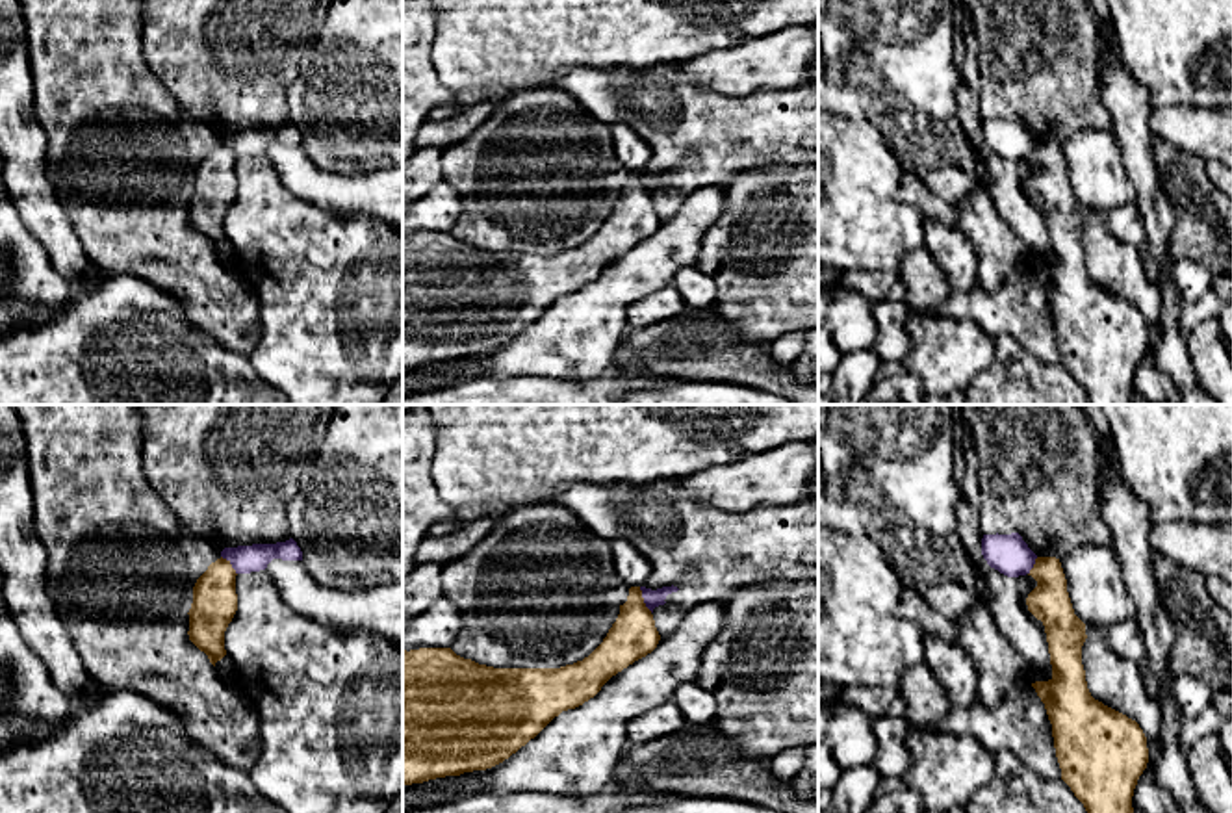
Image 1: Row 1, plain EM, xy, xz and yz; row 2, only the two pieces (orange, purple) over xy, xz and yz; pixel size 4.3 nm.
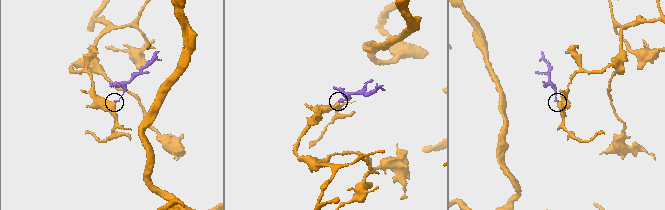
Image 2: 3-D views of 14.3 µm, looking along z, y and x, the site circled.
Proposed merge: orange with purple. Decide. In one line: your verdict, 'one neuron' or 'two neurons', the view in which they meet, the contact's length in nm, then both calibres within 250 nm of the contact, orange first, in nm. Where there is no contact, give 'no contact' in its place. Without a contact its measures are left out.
two neurons; contact in xz; length 130 nm; calibres 200 and 80 nm

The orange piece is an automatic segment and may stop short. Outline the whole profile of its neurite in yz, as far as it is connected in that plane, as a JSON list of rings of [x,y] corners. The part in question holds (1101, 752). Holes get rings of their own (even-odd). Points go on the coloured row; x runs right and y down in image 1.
[[[1037,557],[1028,575],[1037,581],[1037,587],[1028,594],[1026,605],[1045,626],[1052,665],[1052,678],[1035,681],[1032,687],[1052,724],[1061,780],[1087,813],[1134,813],[1134,789],[1149,763],[1147,737],[1136,720],[1095,700],[1087,689],[1082,665],[1085,624],[1074,614],[1059,559]]]

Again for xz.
[[[631,587],[603,642],[583,661],[560,668],[494,668],[451,648],[403,650],[403,787],[503,763],[562,711],[583,705],[612,676],[651,653],[659,640],[640,587]]]

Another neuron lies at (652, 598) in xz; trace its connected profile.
[[[672,585],[672,587],[662,587],[657,590],[640,587],[640,590],[642,590],[642,598],[644,598],[646,607],[653,613],[655,607],[666,603],[664,600],[668,594],[677,592],[679,588]]]

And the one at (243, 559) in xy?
[[[293,538],[276,544],[252,544],[225,548],[221,557],[226,559],[236,574],[265,570],[273,559],[302,561],[302,551]]]

